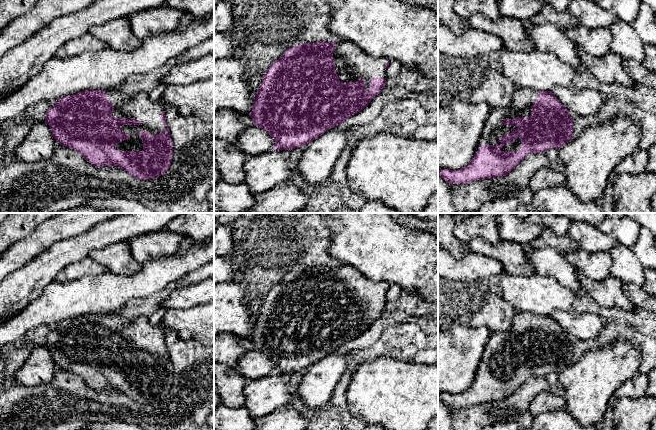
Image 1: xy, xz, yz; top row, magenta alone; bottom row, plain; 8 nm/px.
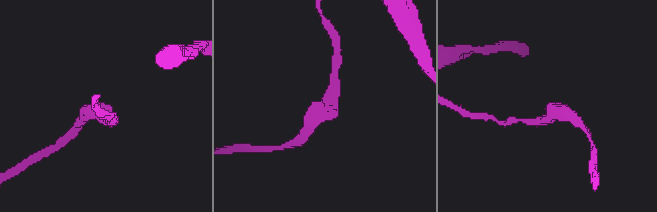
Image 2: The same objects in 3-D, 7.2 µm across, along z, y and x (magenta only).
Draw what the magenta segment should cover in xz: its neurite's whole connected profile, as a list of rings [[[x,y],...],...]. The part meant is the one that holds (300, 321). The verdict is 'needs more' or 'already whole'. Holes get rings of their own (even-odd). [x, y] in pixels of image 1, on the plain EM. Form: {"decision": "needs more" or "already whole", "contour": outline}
{"decision": "needs more", "contour": [[[347,264],[291,271],[263,299],[249,337],[253,349],[274,363],[272,374],[305,370],[367,331],[385,310],[389,287],[386,282],[367,279]]]}

